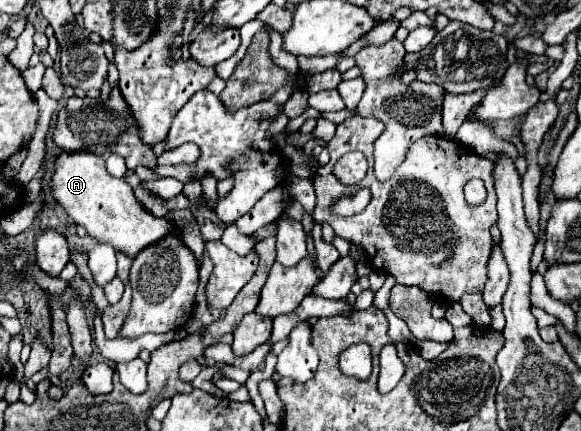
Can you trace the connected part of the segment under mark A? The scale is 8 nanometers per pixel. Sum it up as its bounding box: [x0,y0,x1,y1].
[50,152,174,258]

